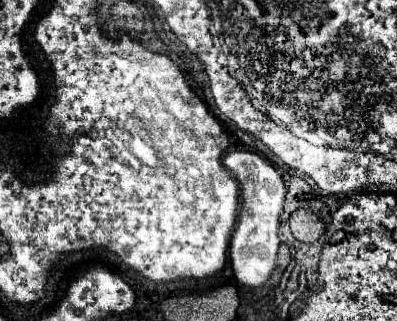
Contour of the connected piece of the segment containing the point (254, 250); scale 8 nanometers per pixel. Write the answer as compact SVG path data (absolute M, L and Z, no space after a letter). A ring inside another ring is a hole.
M233 150L227 152L223 164L235 174L241 184L241 210L237 218L237 228L231 238L229 258L231 268L239 284L257 288L263 286L271 272L277 266L277 248L279 248L279 214L285 200L285 184L279 172L259 154Z

